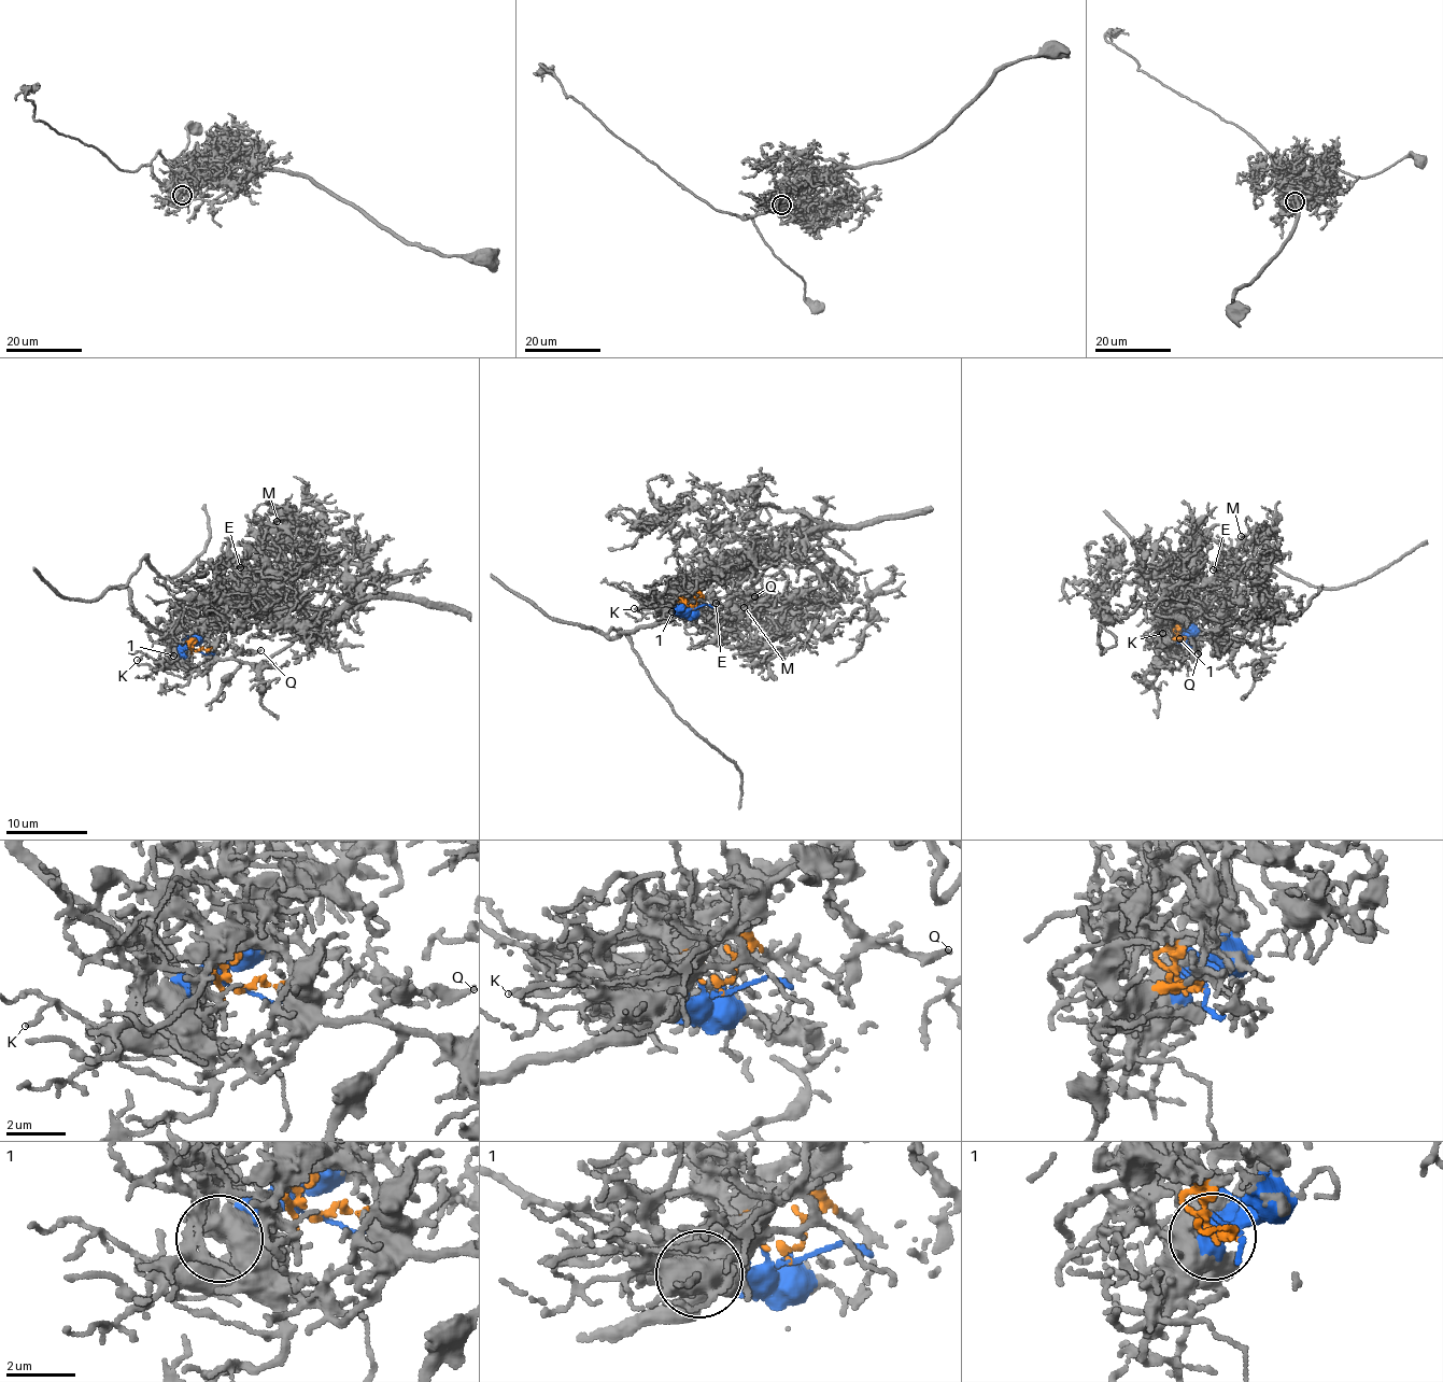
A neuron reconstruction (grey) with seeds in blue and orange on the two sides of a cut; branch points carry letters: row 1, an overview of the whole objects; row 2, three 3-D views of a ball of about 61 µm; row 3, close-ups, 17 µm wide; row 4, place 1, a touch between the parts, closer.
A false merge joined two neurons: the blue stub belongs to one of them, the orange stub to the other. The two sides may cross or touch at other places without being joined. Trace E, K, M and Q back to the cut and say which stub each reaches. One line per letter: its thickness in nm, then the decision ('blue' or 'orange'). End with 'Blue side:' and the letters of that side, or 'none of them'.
E: 130 nm thick; orange
K: 120 nm thick; blue
M: 180 nm thick; orange
Q: 260 nm thick; orange
Blue side: K

